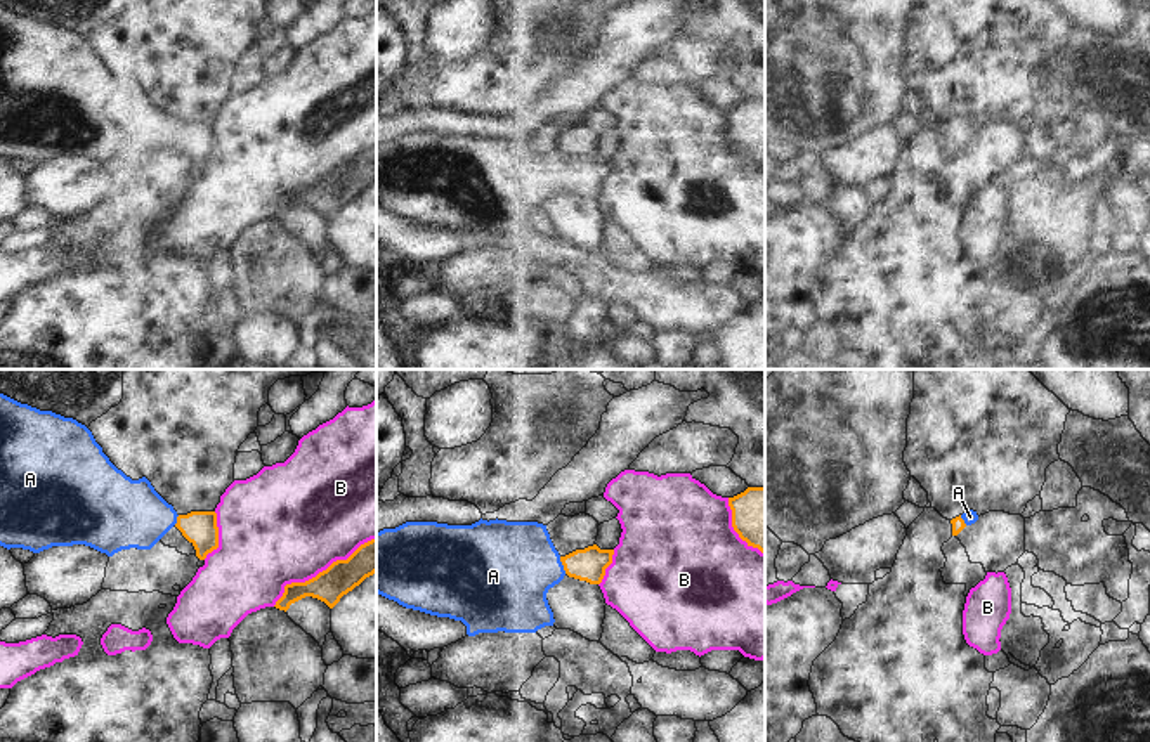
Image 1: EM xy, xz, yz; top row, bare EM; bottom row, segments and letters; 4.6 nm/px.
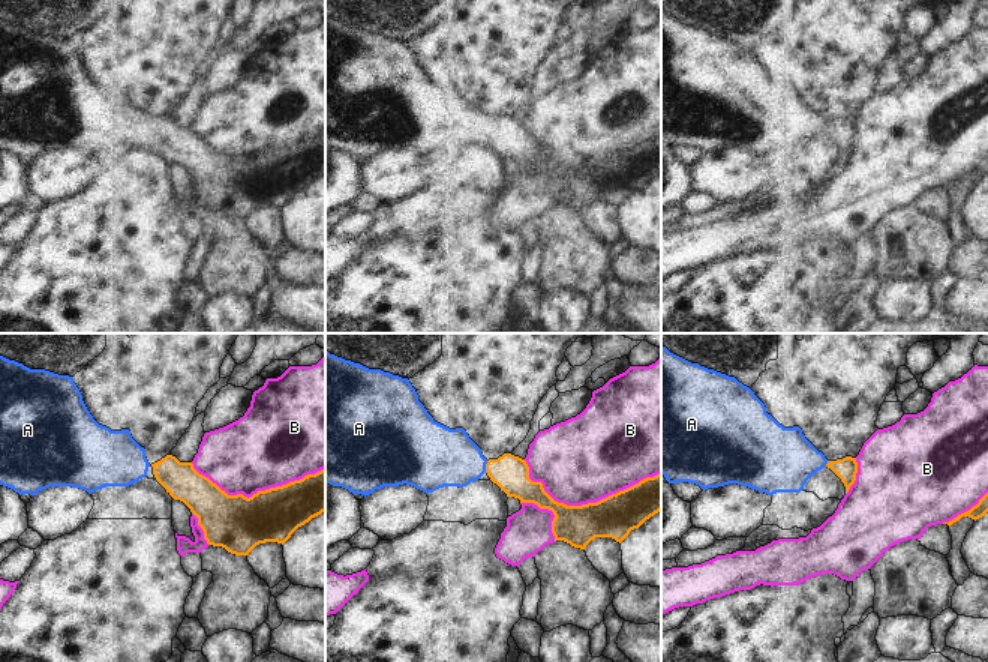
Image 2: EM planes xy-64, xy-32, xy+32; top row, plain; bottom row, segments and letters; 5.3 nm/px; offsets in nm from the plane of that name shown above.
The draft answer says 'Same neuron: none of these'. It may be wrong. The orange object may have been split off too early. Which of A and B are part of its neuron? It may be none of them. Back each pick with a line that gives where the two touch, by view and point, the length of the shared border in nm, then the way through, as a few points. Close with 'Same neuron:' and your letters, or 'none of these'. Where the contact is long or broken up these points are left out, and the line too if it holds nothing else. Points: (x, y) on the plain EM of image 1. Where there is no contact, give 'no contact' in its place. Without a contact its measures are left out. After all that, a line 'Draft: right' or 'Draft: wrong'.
A: meets orange in xz at (562, 175); contact 90 nm long; runs through xz (588, 175), (562, 175), (509, 179)
Same neuron: A
Draft: wrong

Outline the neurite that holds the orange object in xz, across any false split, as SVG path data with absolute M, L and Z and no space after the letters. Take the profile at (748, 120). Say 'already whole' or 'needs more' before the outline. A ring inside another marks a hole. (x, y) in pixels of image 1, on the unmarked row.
already whole; M748 99L729 109L732 139L748 158L765 165L765 99Z

